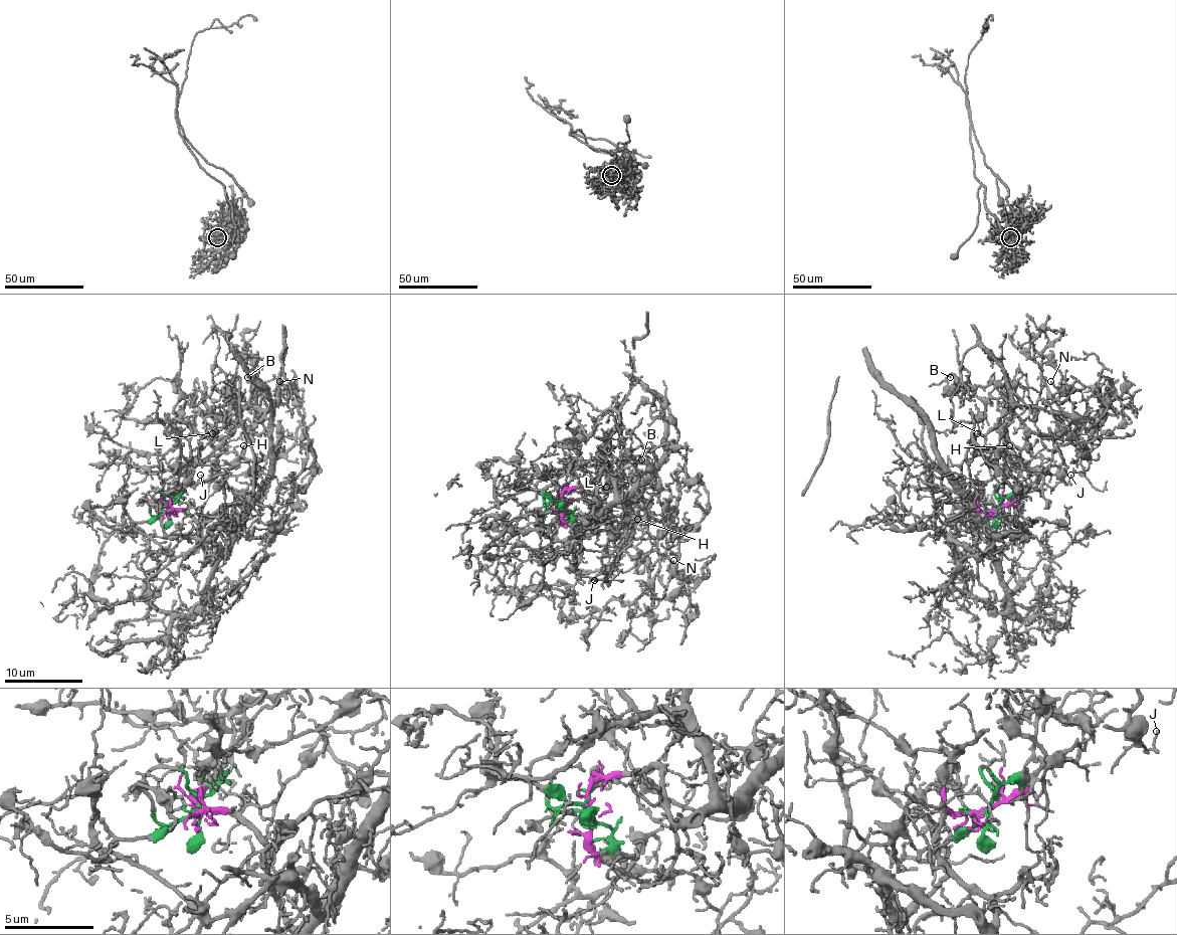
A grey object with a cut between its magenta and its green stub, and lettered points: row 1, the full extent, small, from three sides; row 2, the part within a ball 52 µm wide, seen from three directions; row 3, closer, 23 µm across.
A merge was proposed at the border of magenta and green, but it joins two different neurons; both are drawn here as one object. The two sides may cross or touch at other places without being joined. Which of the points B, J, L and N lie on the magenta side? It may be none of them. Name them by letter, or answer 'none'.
none

